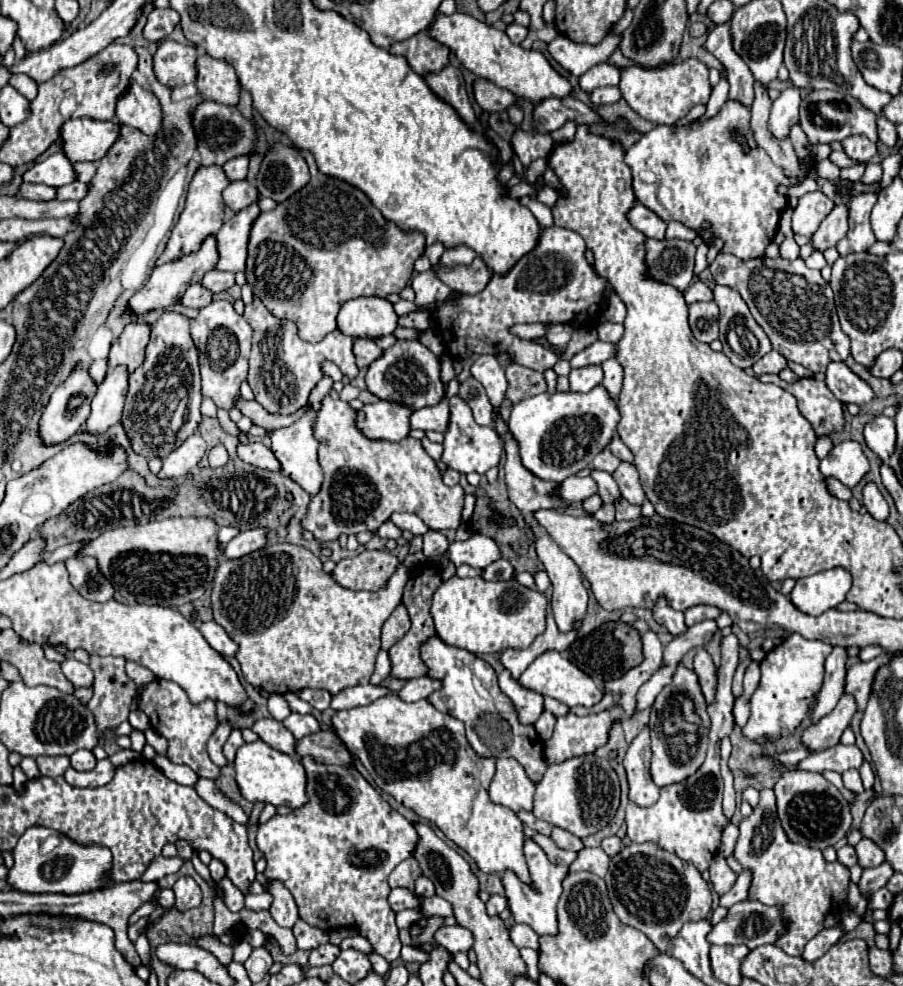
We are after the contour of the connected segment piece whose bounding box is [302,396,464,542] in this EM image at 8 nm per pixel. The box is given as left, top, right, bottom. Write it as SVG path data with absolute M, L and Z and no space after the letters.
M326 396L322 408L316 414L316 440L320 440L318 448L318 462L324 472L324 484L316 496L310 498L306 518L302 520L302 528L312 532L318 542L334 542L342 534L358 534L364 530L376 532L392 512L412 512L424 520L424 524L432 530L446 530L460 526L460 512L464 504L462 488L460 486L446 486L442 482L442 472L434 458L430 458L420 440L404 438L400 442L372 442L364 438L356 430L356 410L352 410L340 398L334 400Z

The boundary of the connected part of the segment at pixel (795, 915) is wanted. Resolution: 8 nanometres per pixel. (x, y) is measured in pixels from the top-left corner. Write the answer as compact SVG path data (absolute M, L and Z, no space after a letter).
M772 788L760 790L758 806L754 806L750 816L742 818L734 858L744 870L752 872L748 898L780 908L784 934L778 936L776 946L790 956L802 956L806 942L824 928L826 914L848 902L848 868L840 862L826 862L818 848L796 844L786 836L776 814L776 796Z

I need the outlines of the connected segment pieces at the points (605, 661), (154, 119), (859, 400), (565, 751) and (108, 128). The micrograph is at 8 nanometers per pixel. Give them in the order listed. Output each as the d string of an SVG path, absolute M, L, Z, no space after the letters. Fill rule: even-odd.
M618 620L618 622L606 624L598 630L594 630L592 634L576 640L570 646L570 658L582 672L592 676L594 680L608 682L608 680L624 676L630 668L642 664L642 660L644 660L642 640L640 640L640 634L638 634L636 628L632 628L632 626Z
M130 80L128 90L116 102L116 118L122 124L138 128L144 134L156 134L160 130L160 102L136 80Z
M830 362L826 370L826 386L844 404L864 406L874 398L872 388L856 376L844 362Z
M618 706L582 718L574 714L560 716L556 720L552 738L548 738L544 746L546 762L562 764L564 760L592 754L608 740L608 728L612 720L622 720L622 710Z
M72 118L60 128L62 152L74 162L98 162L116 140L116 122L96 122L92 118Z

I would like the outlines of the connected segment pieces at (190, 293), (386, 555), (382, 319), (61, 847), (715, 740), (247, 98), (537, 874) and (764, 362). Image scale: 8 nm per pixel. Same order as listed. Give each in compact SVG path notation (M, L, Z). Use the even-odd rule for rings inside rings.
M192 284L180 300L182 306L190 306L190 308L196 308L196 310L208 306L210 302L212 302L212 294L208 294L208 290L204 290L200 284Z
M364 550L354 558L340 560L332 572L332 578L350 590L376 592L388 584L398 564L400 560L388 550Z
M354 298L338 312L338 328L352 338L380 338L392 334L398 316L386 298Z
M32 826L24 832L24 836L18 840L16 848L12 850L14 856L14 866L8 870L8 884L20 892L30 892L30 894L44 894L44 892L62 892L62 894L78 894L78 892L88 892L94 888L100 888L106 884L106 872L110 866L110 850L104 850L102 846L76 846L70 838L64 838L62 834L42 828L42 826ZM58 836L60 844L46 856L40 854L40 844L50 838Z
M728 634L722 638L722 664L720 664L720 690L716 694L716 702L708 704L708 714L712 720L710 726L710 742L708 742L708 754L704 764L696 770L696 774L688 776L684 782L662 786L660 788L660 798L656 804L642 808L634 802L628 804L626 808L626 826L628 826L628 838L632 842L656 842L660 848L674 852L678 858L686 862L694 862L694 866L704 872L708 870L712 858L718 854L720 848L720 838L724 826L730 822L724 812L722 812L722 790L724 790L724 780L720 776L720 742L722 738L730 736L734 728L734 718L732 718L732 676L738 666L738 638L736 634Z
M240 90L240 102L238 102L238 110L246 116L252 118L252 96L248 94L248 90Z
M532 840L524 842L524 856L530 868L532 884L518 880L518 876L512 870L506 870L502 874L502 884L506 890L506 898L508 898L508 908L512 910L512 916L516 922L532 926L538 934L556 934L556 902L562 894L562 878L568 872L568 868L550 864L546 854Z
M770 350L768 354L764 354L764 356L752 366L752 370L756 372L756 376L760 376L760 374L780 374L784 368L788 368L788 362L786 362L786 358L784 358L780 352L776 352L776 350Z

